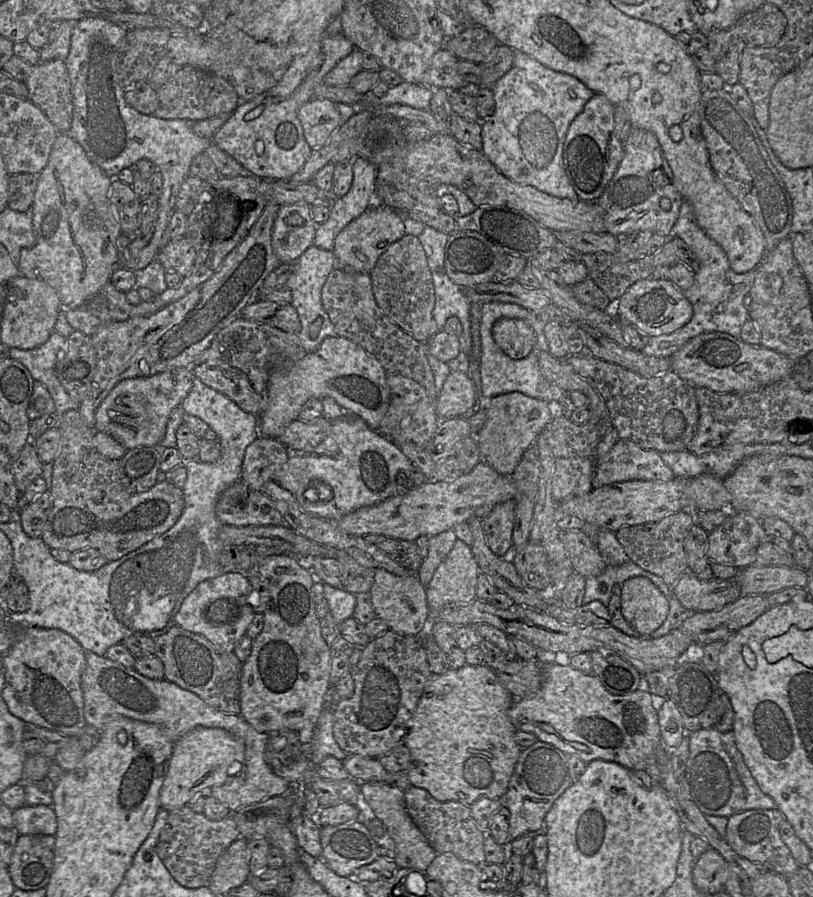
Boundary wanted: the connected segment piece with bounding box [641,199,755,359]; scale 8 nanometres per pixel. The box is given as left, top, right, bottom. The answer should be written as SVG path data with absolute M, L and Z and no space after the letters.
M685 199L681 204L679 217L672 228L671 235L682 239L697 255L699 270L695 274L694 284L683 292L693 306L691 320L671 334L651 337L641 351L648 356L669 359L689 340L703 333L723 332L739 338L743 325L749 319L743 299L749 294L755 279L754 270L738 274L731 269L725 251L699 227L692 205Z

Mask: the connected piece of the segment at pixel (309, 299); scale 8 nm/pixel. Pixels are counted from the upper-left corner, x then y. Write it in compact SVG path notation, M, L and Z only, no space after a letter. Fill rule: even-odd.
M312 245L294 261L294 271L285 284L292 292L291 305L297 310L301 322L301 330L298 333L298 337L307 353L314 352L326 337L338 336L321 301L323 285L330 272L336 266L336 258L332 251L324 250ZM318 317L322 318L322 325L317 337L312 339L309 335L309 327Z

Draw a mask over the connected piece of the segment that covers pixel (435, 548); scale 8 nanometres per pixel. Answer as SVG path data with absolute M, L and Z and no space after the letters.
M452 529L429 537L428 554L416 572L417 578L424 587L428 585L434 572L451 551L456 540L457 536Z

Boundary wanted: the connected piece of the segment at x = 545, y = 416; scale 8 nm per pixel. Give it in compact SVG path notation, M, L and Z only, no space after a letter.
M521 392L482 398L479 409L486 408L487 420L478 433L481 458L502 475L511 475L520 463L525 451L536 441L553 416L547 402Z

